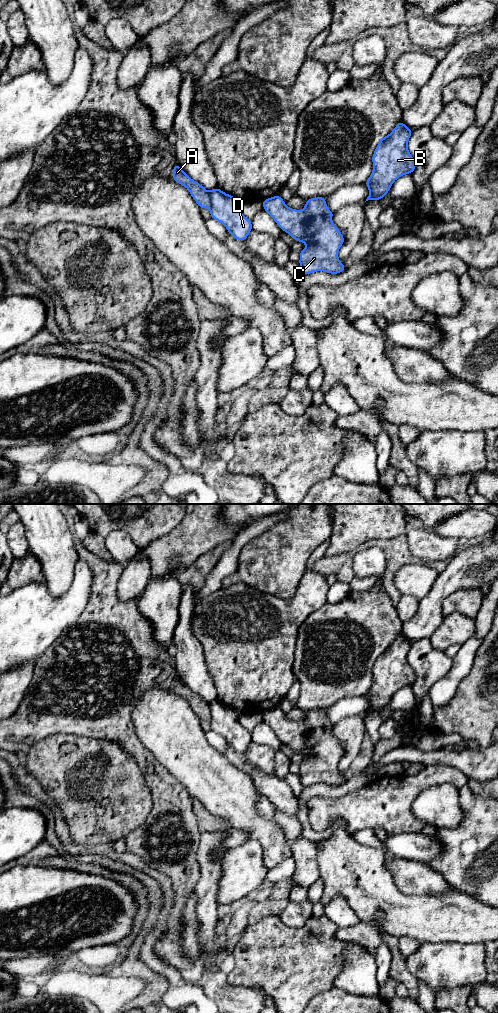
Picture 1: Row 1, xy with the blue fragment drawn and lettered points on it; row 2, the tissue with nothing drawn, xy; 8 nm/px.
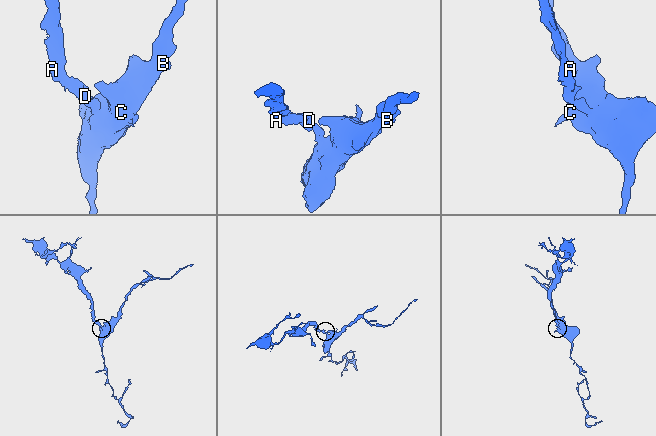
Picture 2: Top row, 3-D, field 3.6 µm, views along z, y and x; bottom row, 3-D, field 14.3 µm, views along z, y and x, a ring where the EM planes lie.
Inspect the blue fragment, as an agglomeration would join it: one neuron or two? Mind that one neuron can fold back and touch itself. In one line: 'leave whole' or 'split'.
split

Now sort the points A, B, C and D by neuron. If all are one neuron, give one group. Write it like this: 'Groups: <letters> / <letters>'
Groups: A / B C D

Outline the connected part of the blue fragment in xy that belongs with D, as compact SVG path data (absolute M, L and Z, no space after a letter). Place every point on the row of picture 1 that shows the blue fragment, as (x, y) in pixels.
M218 187L210 192L210 217L222 223L235 239L243 242L252 231L252 221L240 211L241 201Z

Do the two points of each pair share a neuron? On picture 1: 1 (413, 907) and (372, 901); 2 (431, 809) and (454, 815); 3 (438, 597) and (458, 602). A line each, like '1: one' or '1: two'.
1: one
2: one
3: two

